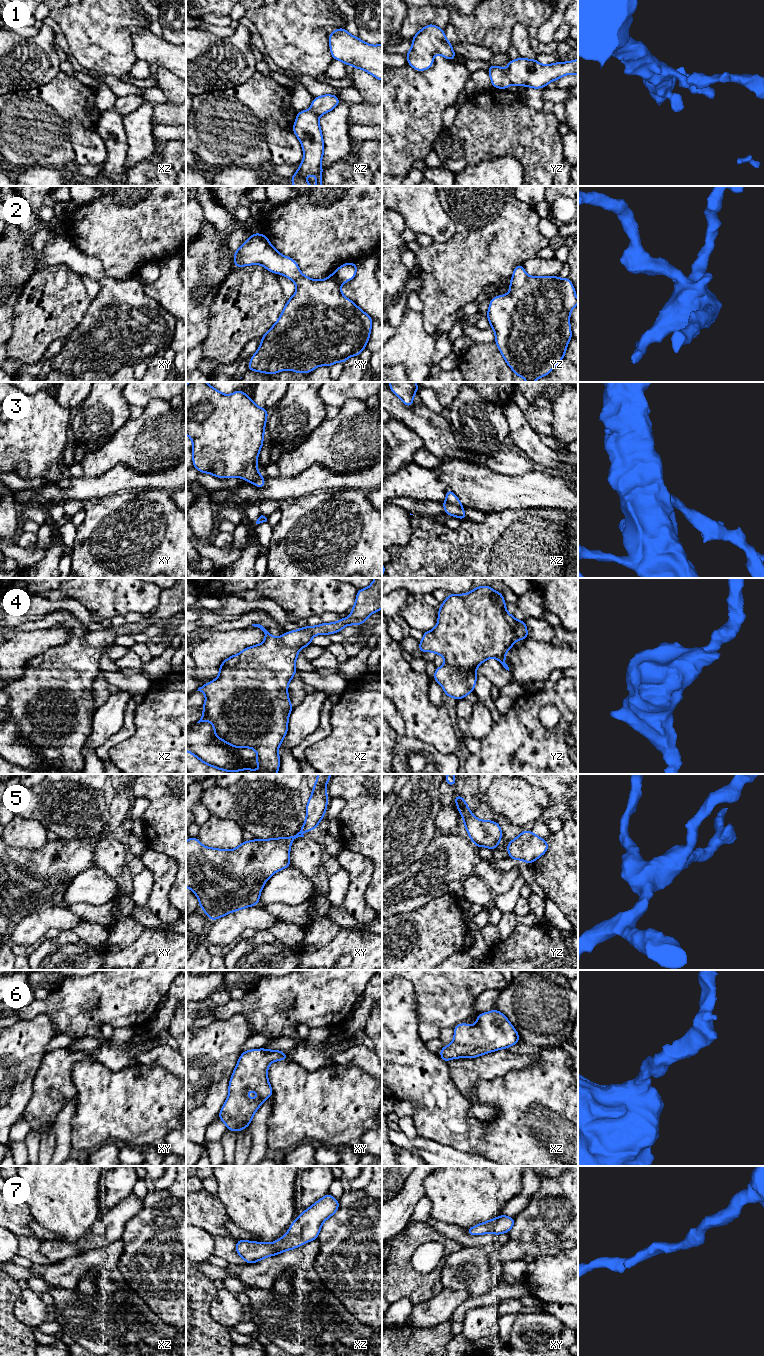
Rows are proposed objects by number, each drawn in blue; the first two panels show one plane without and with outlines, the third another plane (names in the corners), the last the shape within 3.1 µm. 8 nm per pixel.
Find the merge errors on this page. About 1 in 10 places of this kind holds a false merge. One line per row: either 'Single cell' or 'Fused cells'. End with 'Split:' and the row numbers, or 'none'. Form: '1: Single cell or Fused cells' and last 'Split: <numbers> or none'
1: Single cell
2: Single cell
3: Single cell
4: Single cell
5: Single cell
6: Single cell
7: Single cell
Split: none

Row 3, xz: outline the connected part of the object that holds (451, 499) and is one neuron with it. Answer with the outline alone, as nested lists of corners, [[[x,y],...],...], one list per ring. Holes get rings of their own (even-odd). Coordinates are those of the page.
[[[450,488],[446,490],[446,500],[441,503],[441,505],[445,509],[445,514],[460,518],[462,521],[467,519],[460,499],[451,491]]]

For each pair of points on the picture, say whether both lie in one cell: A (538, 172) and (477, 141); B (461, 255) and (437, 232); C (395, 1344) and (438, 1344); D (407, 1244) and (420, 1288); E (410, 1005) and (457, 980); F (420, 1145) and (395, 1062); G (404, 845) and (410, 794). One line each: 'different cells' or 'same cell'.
A: same cell
B: different cells
C: same cell
D: same cell
E: different cells
F: different cells
G: same cell

